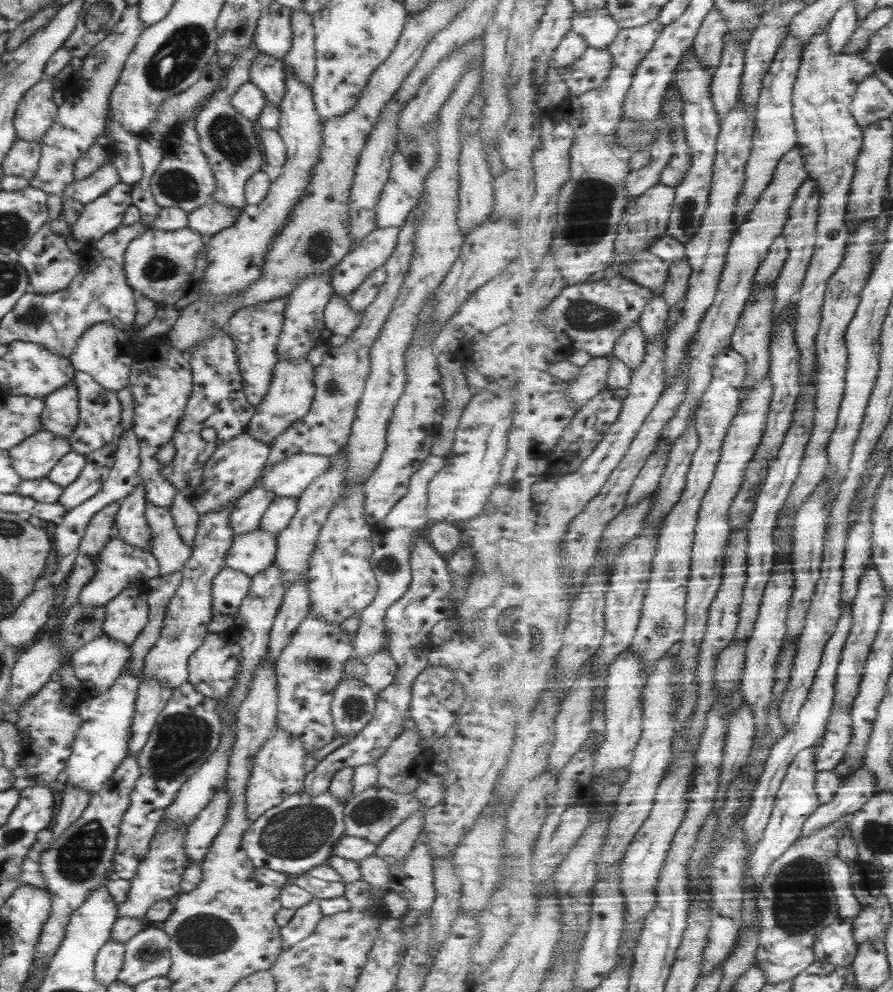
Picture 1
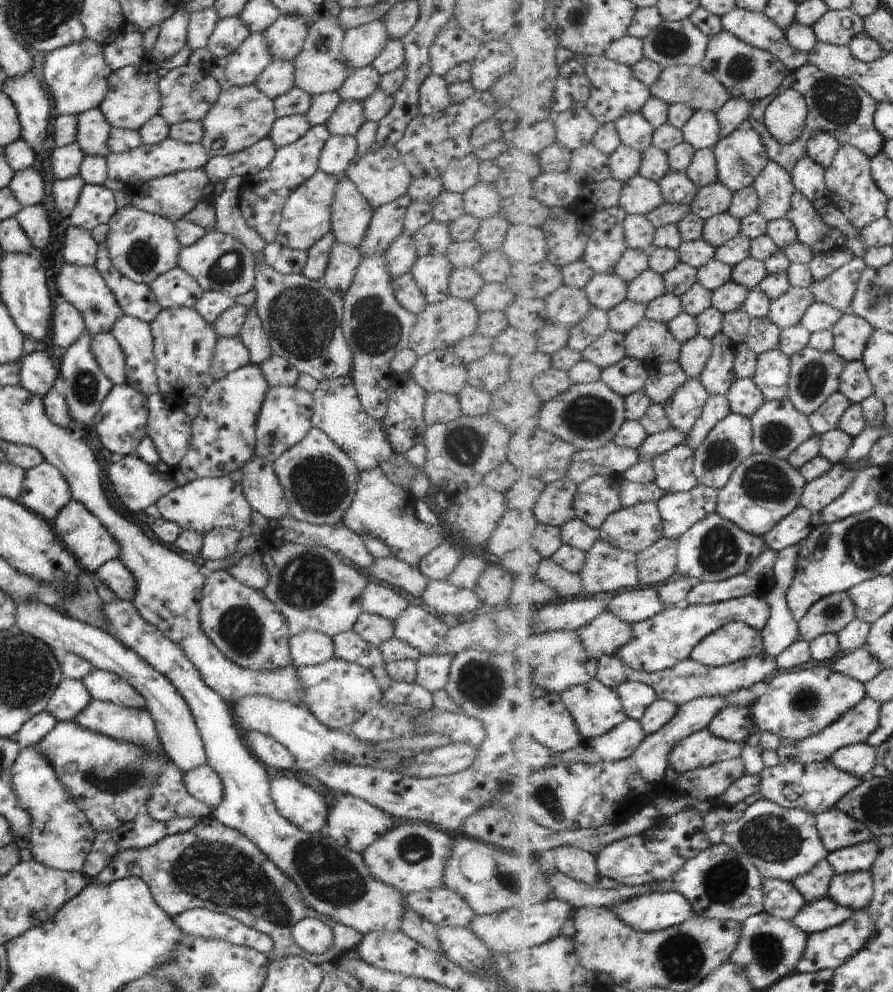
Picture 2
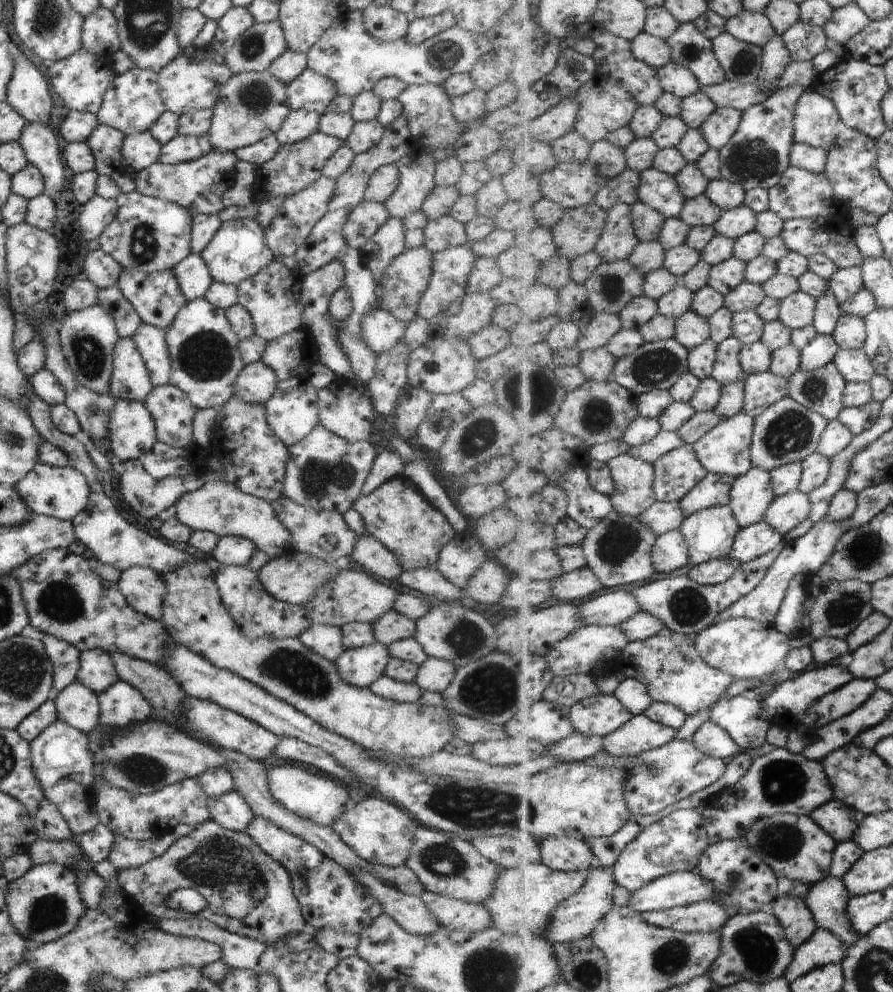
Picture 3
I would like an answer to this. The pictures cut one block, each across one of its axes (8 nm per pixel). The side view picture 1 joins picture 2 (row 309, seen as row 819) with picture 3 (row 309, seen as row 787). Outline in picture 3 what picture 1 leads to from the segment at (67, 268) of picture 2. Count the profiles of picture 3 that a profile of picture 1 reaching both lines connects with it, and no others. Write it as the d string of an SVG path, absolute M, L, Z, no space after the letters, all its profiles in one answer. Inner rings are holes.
M116 286L97 288L96 305L109 314L119 338L131 339L141 320Z

